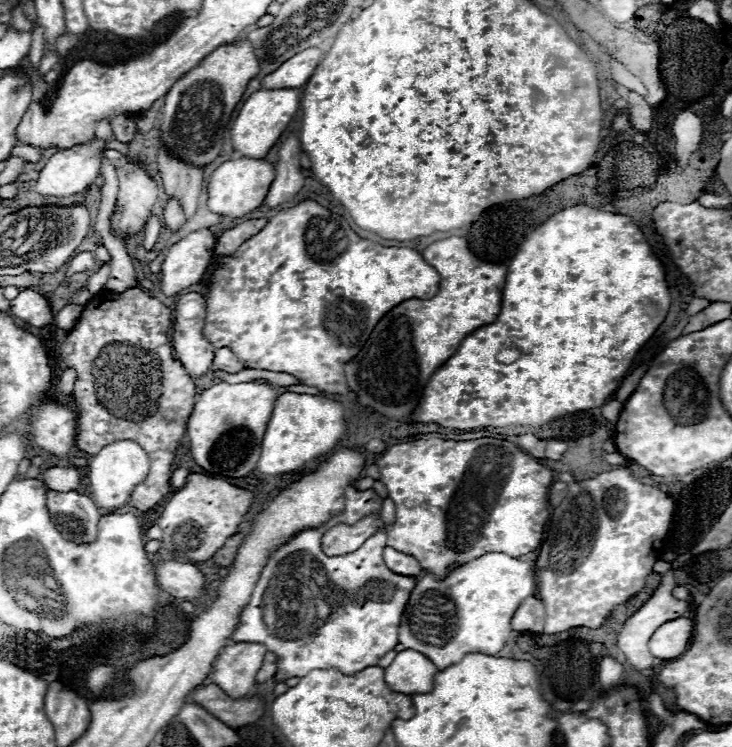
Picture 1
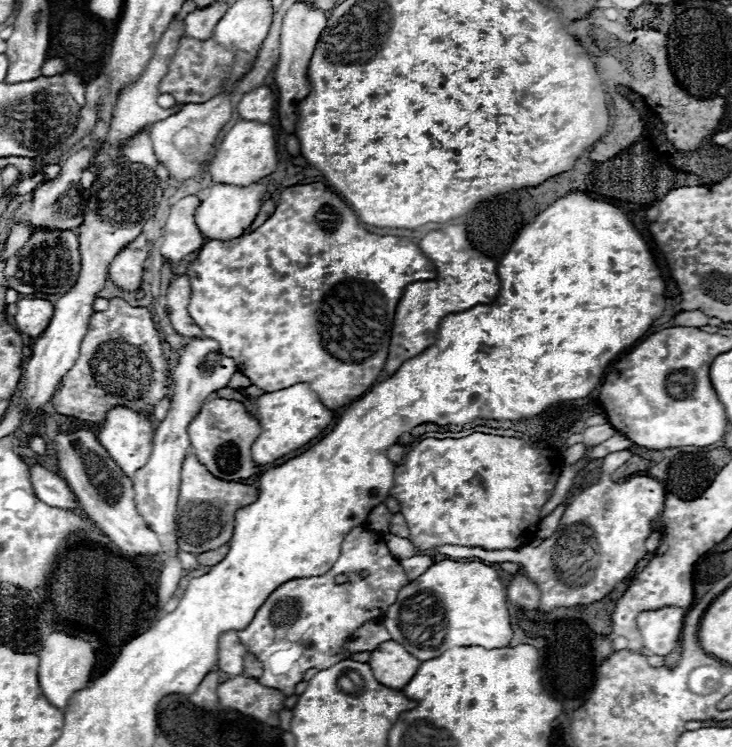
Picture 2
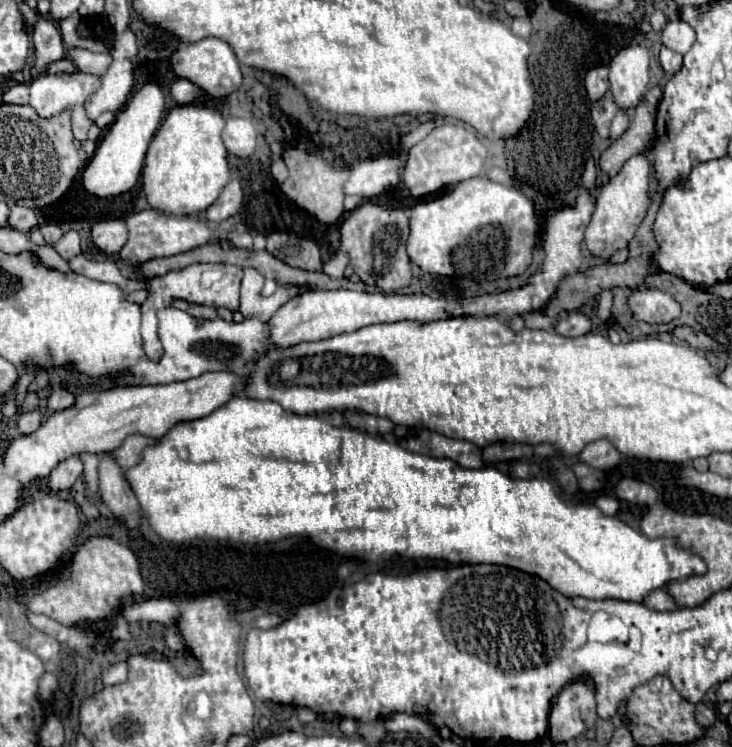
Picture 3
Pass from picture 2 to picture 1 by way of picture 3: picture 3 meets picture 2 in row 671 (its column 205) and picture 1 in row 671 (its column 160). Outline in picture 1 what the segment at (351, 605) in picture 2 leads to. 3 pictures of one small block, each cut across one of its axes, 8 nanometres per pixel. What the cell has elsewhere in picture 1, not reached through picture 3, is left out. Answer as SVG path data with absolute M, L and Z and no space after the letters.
M354 486L346 488L346 502L344 512L334 516L330 522L316 530L304 530L296 538L292 538L288 544L280 546L264 566L250 604L242 612L242 620L238 630L234 632L234 642L258 642L268 648L268 652L274 652L278 662L278 670L274 674L276 682L284 682L292 676L308 674L314 668L340 668L346 674L354 674L366 666L376 666L378 658L386 652L394 650L398 644L398 624L402 618L402 612L406 608L406 602L410 598L410 592L416 586L414 576L402 576L394 574L386 568L382 552L386 548L386 532L378 530L374 536L370 536L358 550L344 554L344 556L326 556L320 548L320 540L326 534L326 530L334 528L336 524L356 524L360 518L368 514L380 514L382 510L382 498L374 490L356 490Z

